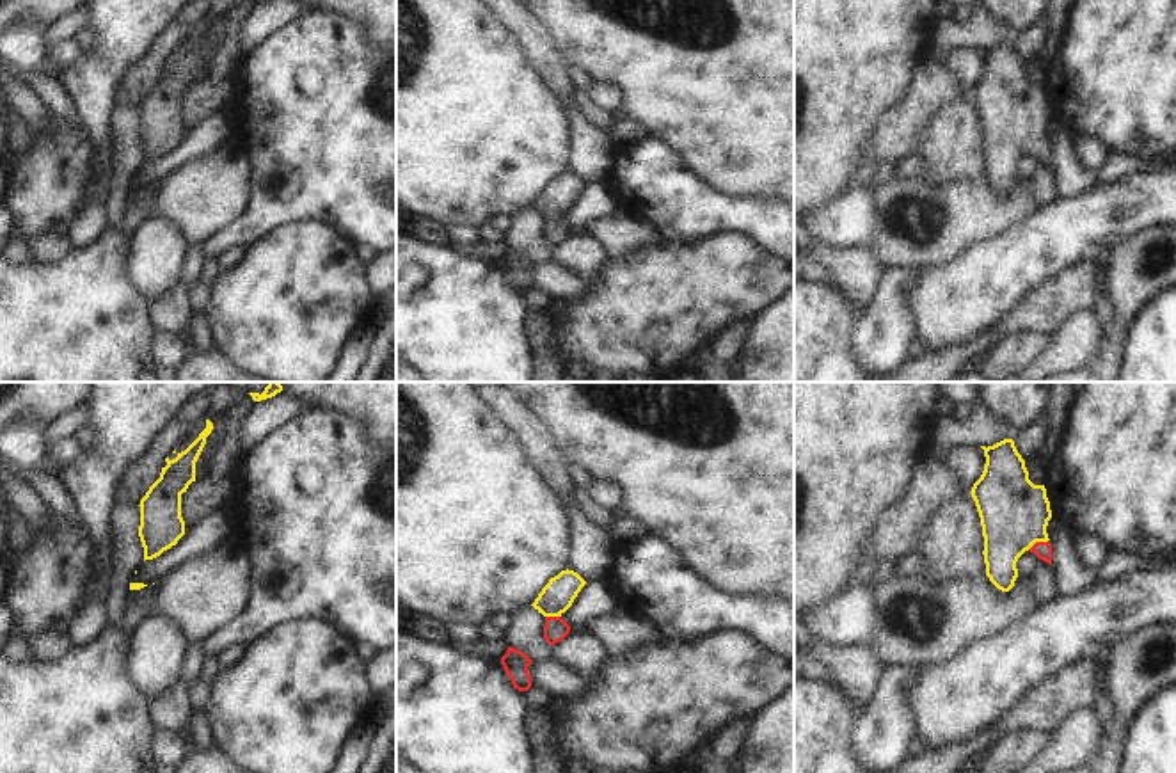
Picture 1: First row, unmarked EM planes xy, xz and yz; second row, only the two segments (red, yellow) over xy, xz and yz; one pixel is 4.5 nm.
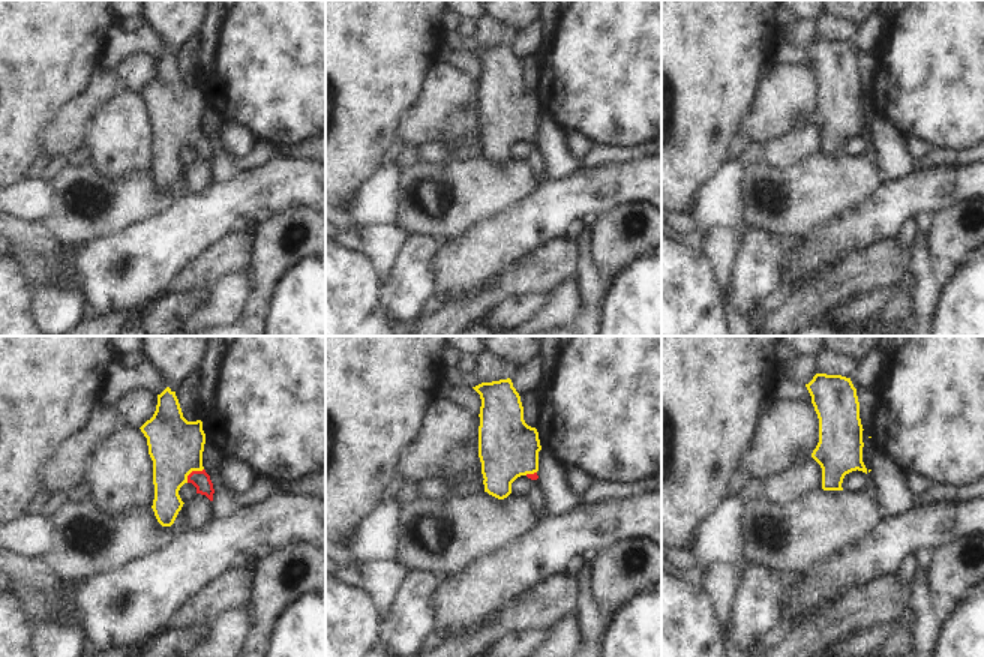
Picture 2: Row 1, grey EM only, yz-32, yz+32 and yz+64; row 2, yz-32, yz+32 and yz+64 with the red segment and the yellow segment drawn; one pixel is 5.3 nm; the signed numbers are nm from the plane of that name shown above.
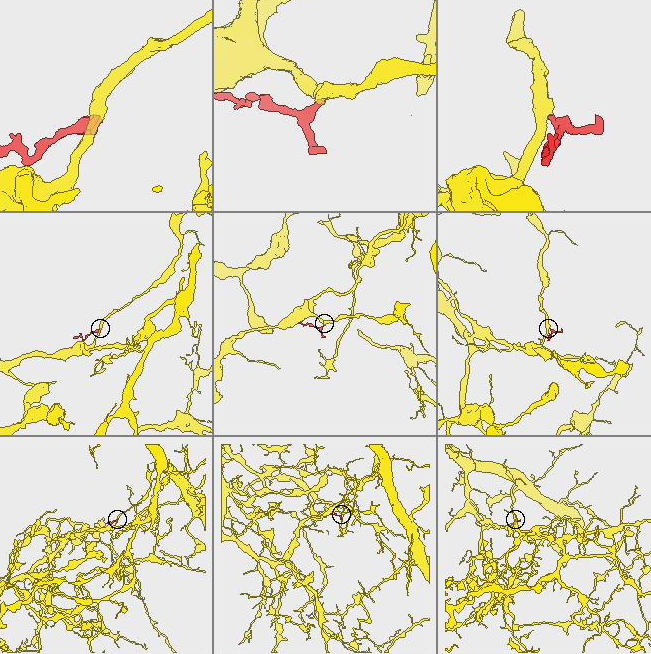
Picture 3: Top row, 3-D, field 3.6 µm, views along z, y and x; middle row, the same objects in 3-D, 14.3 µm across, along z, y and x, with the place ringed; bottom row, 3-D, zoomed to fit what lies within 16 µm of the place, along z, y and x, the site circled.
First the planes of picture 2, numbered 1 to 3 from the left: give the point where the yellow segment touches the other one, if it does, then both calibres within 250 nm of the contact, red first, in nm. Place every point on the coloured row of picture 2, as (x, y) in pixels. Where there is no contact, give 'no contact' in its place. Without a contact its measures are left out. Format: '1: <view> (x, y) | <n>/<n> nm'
1: yz-32 (192, 471) | 100/300 nm
2: yz+32 (530, 474) | 40/320 nm
3: no contact

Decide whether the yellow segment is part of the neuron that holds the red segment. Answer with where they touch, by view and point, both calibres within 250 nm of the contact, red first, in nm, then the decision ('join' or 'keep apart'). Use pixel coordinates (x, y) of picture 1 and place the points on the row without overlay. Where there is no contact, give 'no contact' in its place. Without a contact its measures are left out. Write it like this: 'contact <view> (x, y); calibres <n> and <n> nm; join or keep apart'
contact yz (1036, 144); calibres 80 and 320 nm; join

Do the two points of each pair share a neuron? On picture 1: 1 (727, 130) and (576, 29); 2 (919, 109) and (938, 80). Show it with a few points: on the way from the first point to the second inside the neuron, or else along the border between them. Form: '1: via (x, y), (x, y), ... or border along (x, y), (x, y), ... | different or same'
1: via (690, 93), (629, 32), (613, 29) | same
2: via (921, 102), (931, 87) | same

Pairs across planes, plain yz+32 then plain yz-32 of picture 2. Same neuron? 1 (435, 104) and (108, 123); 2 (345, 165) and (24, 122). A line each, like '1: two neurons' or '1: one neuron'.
1: two neurons
2: one neuron

